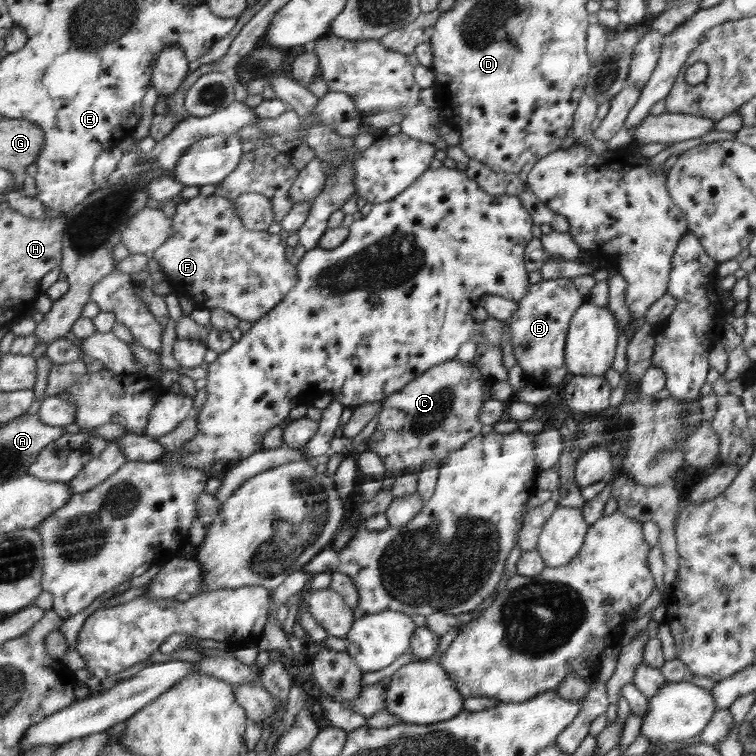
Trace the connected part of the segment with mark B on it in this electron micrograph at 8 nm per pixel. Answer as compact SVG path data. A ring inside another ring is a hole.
M570 278L540 280L531 284L531 290L526 297L517 302L520 307L509 318L511 322L511 342L514 358L522 371L532 374L536 380L546 382L562 382L567 366L564 366L564 346L570 333L570 318L575 317L576 308L582 306L584 296L576 290Z

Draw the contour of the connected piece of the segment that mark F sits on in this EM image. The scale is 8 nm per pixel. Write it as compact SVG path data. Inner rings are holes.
M199 194L176 204L172 218L174 232L151 257L178 295L193 300L195 309L226 310L253 324L274 310L296 284L298 268L284 255L286 241L267 230L248 230L234 200Z

